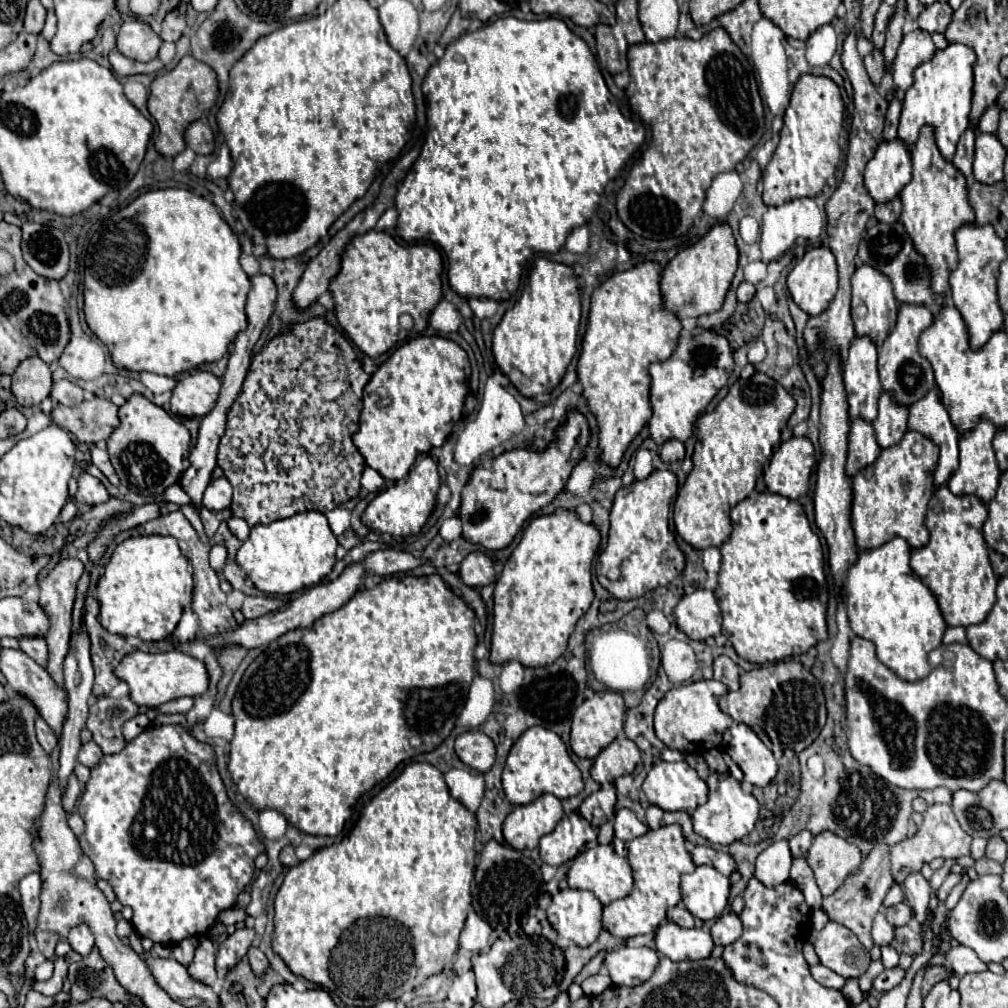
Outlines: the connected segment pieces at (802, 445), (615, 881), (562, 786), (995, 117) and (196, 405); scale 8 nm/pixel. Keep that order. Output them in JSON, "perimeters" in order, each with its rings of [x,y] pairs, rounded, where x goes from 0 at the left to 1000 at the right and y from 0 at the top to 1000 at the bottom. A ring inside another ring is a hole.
{"perimeters":[[[[785,434],[773,441],[759,467],[759,479],[765,489],[791,496],[803,485],[803,473],[809,463],[809,445],[801,434]]],[[[592,838],[590,842],[584,842],[580,846],[574,846],[564,860],[563,874],[566,882],[582,882],[590,886],[590,890],[596,894],[596,898],[604,898],[610,892],[622,890],[628,882],[628,870],[626,860],[620,850],[614,850],[606,838]]],[[[527,721],[513,733],[513,737],[505,745],[499,763],[499,785],[509,799],[523,799],[539,787],[547,787],[555,793],[574,789],[578,785],[578,773],[576,765],[566,755],[557,731],[545,723]]],[[[989,102],[985,104],[985,106],[981,106],[975,114],[973,114],[973,118],[971,118],[971,130],[973,132],[989,132],[989,122],[991,122],[991,106],[989,106]]],[[[189,368],[176,378],[170,394],[170,408],[178,414],[203,414],[215,398],[219,378],[207,368]]]]}

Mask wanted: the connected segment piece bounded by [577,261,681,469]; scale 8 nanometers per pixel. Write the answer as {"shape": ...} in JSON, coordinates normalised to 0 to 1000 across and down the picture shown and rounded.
{"shape":[[[636,261],[624,269],[610,271],[596,285],[592,285],[586,293],[586,307],[582,328],[576,338],[576,352],[572,358],[572,376],[578,382],[576,392],[580,394],[584,408],[590,412],[594,422],[594,459],[610,465],[628,438],[628,434],[638,426],[638,422],[646,416],[644,402],[644,364],[648,358],[660,358],[672,342],[672,334],[676,328],[676,318],[664,309],[656,307],[656,289],[654,289],[654,261]]]}

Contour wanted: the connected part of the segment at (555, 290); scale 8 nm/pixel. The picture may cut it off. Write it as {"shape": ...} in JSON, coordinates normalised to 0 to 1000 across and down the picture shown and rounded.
{"shape":[[[535,255],[525,271],[517,297],[505,307],[489,328],[489,354],[521,394],[533,394],[551,386],[573,349],[576,316],[574,285],[568,267],[559,261]]]}

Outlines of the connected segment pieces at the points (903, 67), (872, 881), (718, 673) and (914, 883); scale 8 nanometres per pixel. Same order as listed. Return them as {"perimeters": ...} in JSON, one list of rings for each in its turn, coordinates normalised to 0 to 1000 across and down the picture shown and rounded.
{"perimeters":[[[[908,29],[896,35],[896,41],[890,49],[886,61],[886,80],[892,90],[900,90],[906,84],[906,70],[928,55],[928,45],[920,31]]],[[[868,838],[868,842],[862,846],[862,850],[854,856],[852,864],[846,866],[826,888],[816,892],[814,902],[820,906],[822,914],[828,914],[828,916],[844,922],[850,928],[850,932],[856,936],[856,939],[864,941],[866,939],[866,932],[864,932],[866,910],[874,902],[878,886],[882,884],[882,880],[886,876],[888,874],[884,870],[884,862],[882,862],[882,840]]],[[[713,650],[707,656],[707,666],[709,666],[709,674],[719,678],[725,686],[733,684],[733,662],[721,650]]],[[[906,864],[898,870],[896,882],[898,882],[900,898],[906,900],[908,904],[908,912],[912,916],[918,916],[918,904],[922,898],[922,874],[912,864]]]]}

